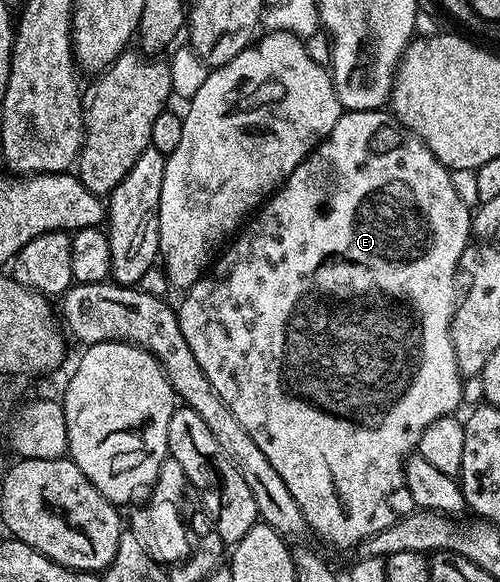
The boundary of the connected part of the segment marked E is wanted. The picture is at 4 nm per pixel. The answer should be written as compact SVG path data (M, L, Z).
M343 111L326 139L245 221L244 227L213 261L209 271L191 288L185 289L183 296L186 297L176 308L180 331L184 333L192 354L196 354L200 370L204 370L208 382L212 382L212 390L220 394L224 406L236 414L240 426L248 430L256 446L260 446L268 462L272 462L276 474L284 478L284 486L288 486L292 498L296 498L296 506L300 506L309 531L338 548L357 549L372 534L388 530L388 526L415 511L412 494L408 494L408 482L404 480L406 458L417 449L424 430L432 426L436 418L459 411L464 377L458 371L450 327L460 299L458 280L462 255L472 240L472 208L460 202L460 194L456 194L456 186L452 186L450 173L451 169L439 162L426 143L412 130L403 128L398 117L389 111Z

